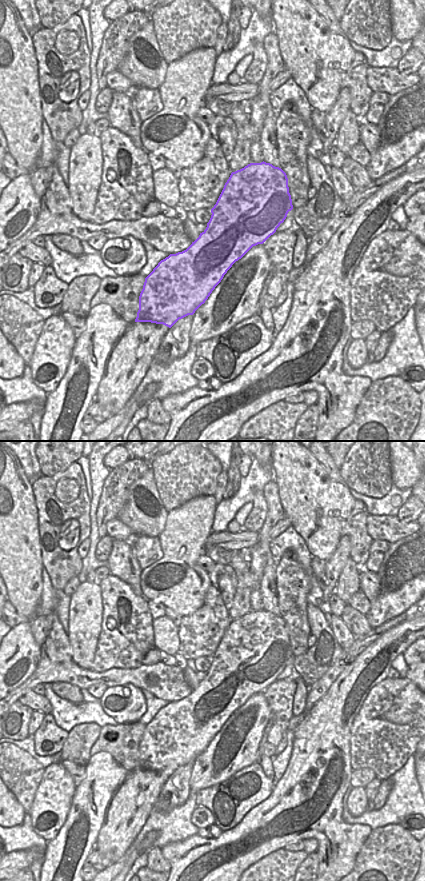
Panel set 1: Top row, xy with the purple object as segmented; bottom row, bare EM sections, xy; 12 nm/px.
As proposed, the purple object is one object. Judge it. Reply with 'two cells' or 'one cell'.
one cell

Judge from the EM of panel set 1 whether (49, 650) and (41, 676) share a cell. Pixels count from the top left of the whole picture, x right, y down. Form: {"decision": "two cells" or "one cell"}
{"decision": "one cell"}

